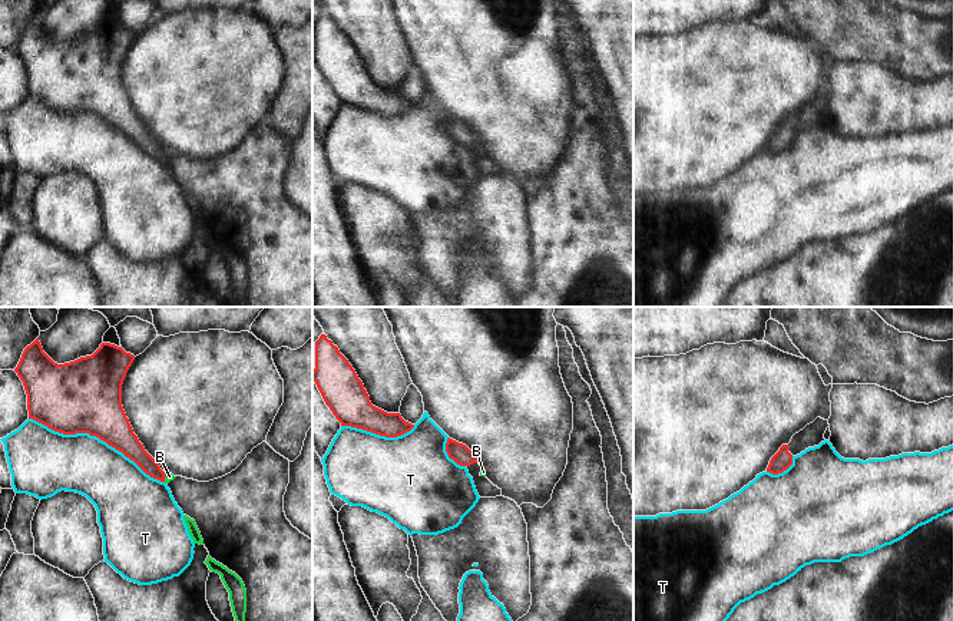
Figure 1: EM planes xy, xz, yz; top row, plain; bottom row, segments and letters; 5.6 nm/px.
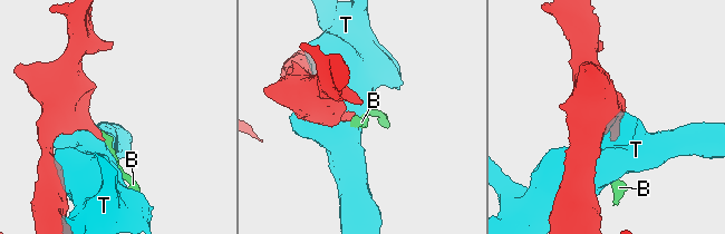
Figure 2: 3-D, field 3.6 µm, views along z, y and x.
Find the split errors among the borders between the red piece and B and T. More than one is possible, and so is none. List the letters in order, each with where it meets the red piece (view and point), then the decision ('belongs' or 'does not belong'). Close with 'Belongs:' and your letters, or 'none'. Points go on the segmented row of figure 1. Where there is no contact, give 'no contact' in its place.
B: xy (165, 476) | does not belong
T: xy (96, 436) | does not belong
Belongs: none

